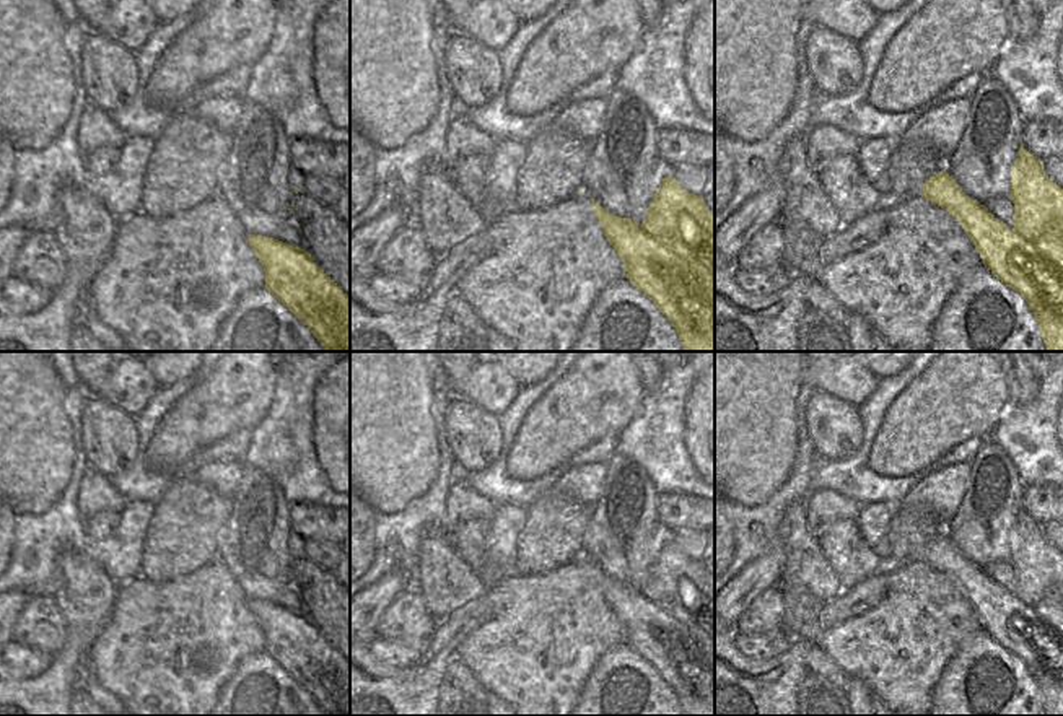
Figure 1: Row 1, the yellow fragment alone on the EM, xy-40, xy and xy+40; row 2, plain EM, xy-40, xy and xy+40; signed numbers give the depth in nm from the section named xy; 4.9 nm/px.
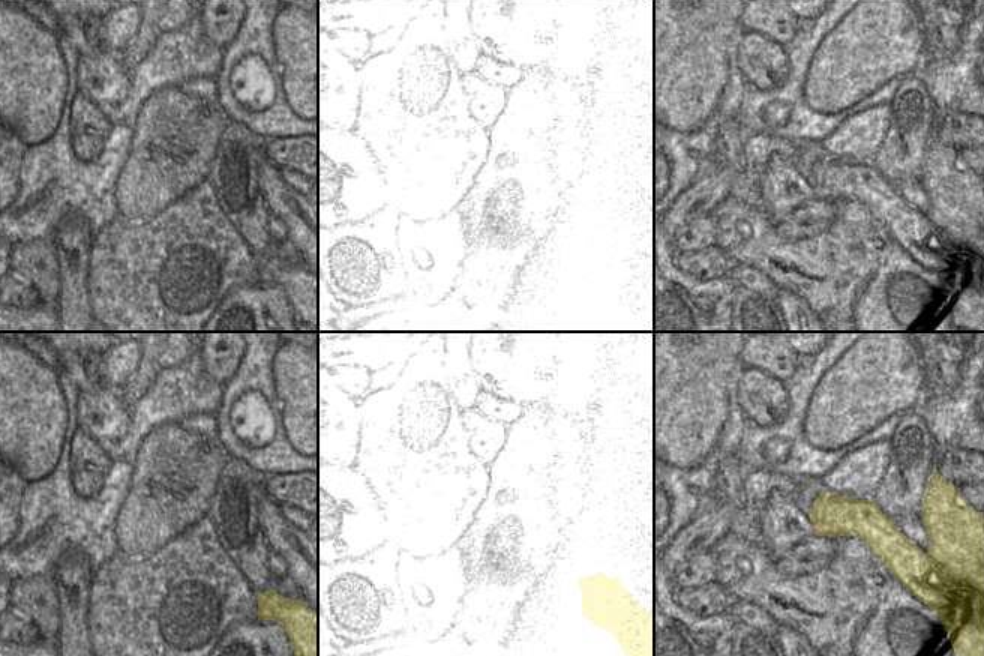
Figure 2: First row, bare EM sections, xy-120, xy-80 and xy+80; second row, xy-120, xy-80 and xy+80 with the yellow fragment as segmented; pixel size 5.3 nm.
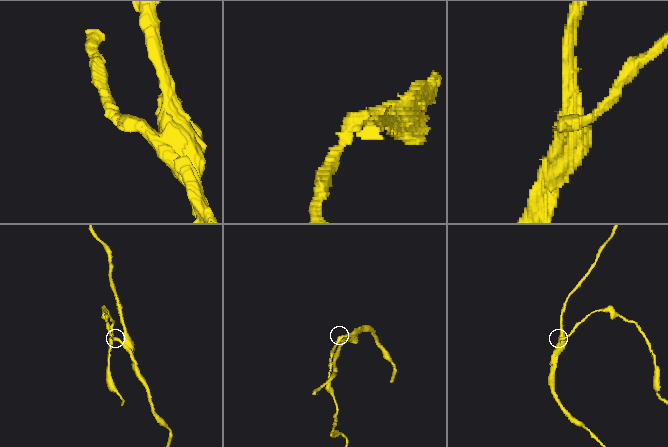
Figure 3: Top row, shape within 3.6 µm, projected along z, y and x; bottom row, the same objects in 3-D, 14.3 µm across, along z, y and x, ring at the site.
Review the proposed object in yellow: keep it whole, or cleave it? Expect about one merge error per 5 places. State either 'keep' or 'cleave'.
cleave

